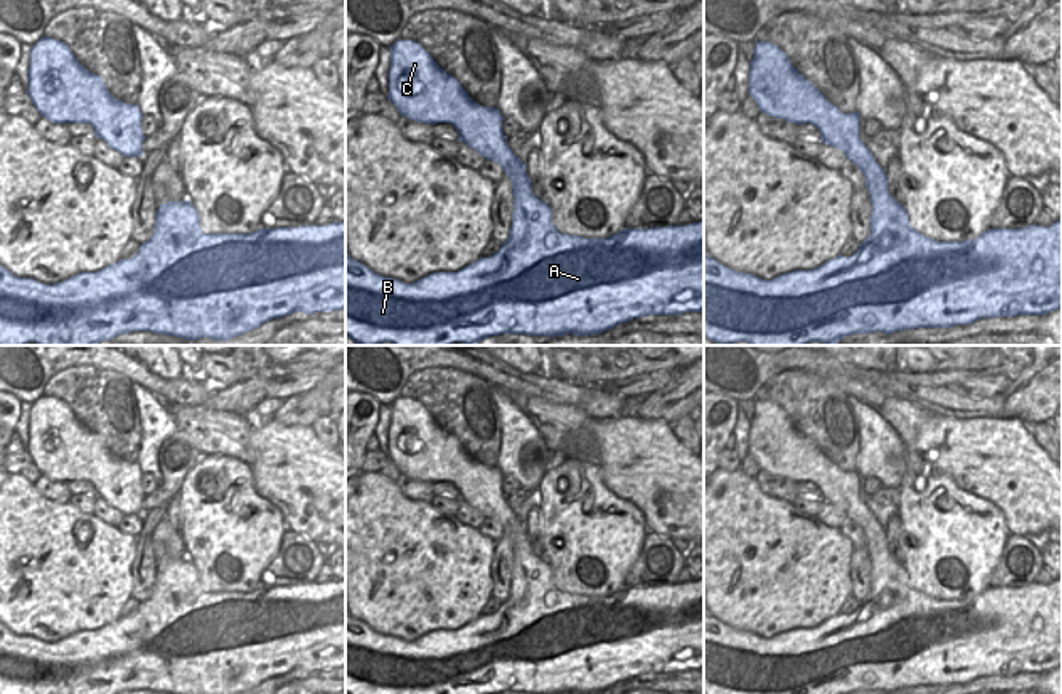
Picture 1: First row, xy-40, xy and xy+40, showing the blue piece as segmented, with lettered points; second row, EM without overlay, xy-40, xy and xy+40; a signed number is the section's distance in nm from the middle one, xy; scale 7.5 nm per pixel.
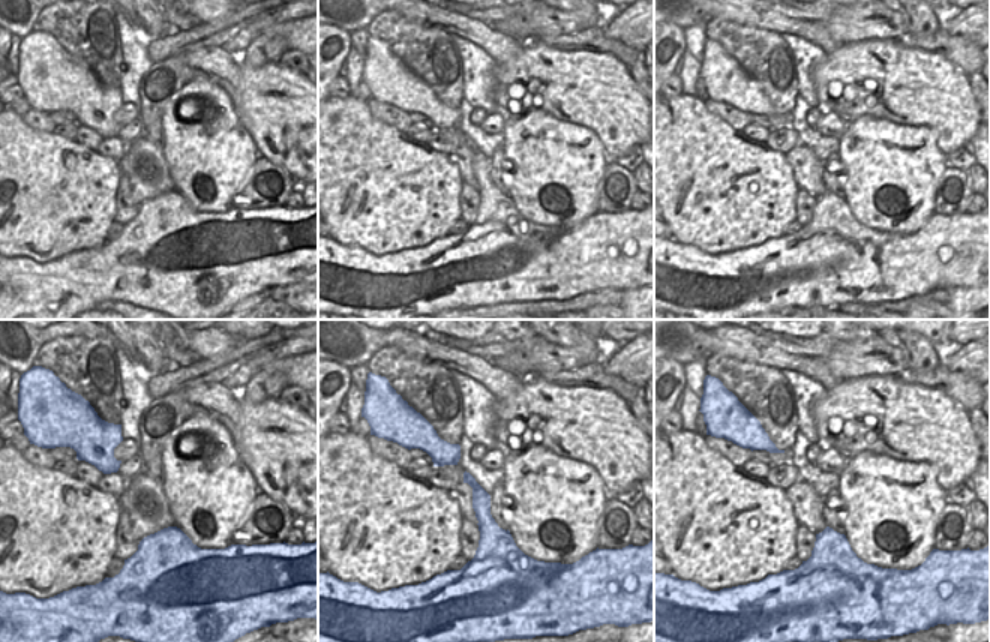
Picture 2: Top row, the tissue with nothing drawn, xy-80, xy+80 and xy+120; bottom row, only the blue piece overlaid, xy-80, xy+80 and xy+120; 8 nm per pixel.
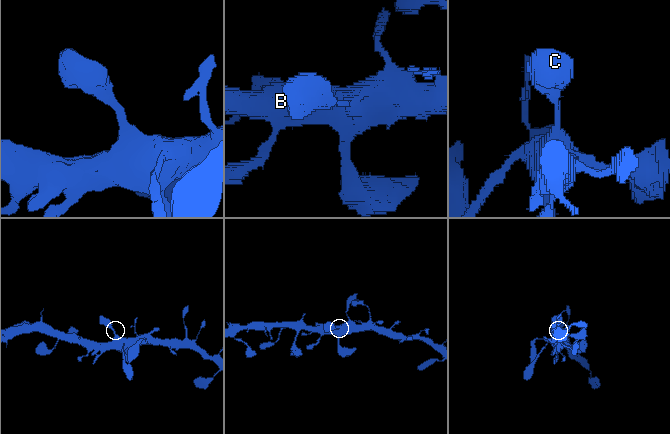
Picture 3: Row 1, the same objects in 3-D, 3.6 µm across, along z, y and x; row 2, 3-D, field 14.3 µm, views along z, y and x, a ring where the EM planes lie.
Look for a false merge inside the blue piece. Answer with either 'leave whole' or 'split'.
leave whole

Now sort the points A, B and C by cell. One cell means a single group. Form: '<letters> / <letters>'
A B C

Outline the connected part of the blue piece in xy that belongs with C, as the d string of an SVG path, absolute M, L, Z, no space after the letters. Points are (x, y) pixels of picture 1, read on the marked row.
M397 40L390 46L387 99L401 117L419 123L451 123L465 142L486 160L501 165L510 177L513 213L510 237L491 257L480 257L457 272L433 272L414 283L381 277L345 253L345 336L360 345L477 345L499 334L592 336L648 315L681 315L704 310L704 221L689 225L624 229L608 238L584 238L560 233L552 224L550 206L531 190L526 165L507 144L501 126L504 117L496 107L477 104L414 40Z

